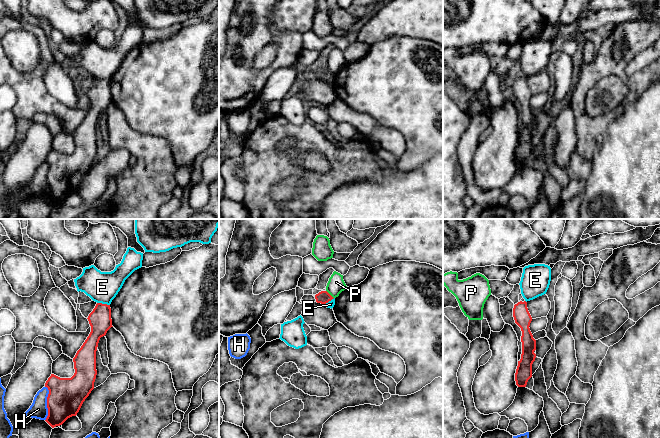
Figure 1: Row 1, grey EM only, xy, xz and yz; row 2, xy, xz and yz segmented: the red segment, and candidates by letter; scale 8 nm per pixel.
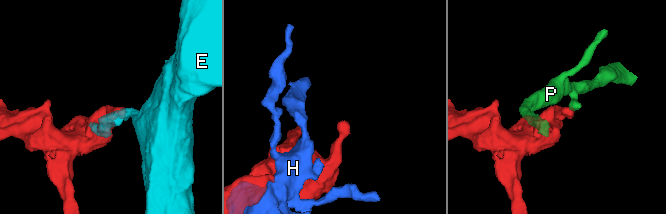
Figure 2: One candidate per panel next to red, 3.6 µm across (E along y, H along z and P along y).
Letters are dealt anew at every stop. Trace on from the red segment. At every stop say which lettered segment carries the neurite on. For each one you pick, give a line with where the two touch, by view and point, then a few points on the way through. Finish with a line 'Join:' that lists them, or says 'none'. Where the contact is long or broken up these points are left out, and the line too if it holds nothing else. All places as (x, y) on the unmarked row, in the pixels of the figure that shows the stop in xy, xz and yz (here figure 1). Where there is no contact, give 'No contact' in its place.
Join: none

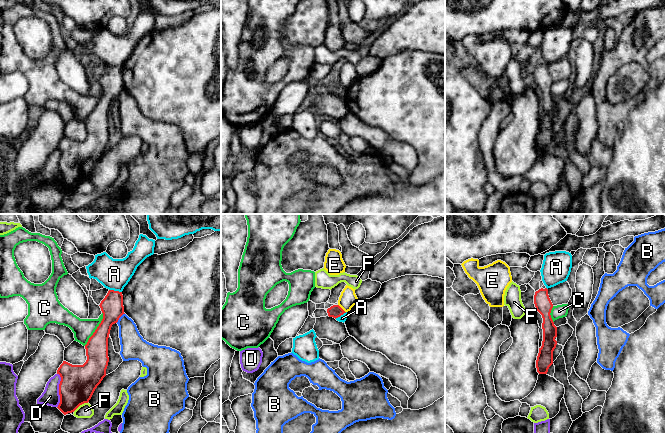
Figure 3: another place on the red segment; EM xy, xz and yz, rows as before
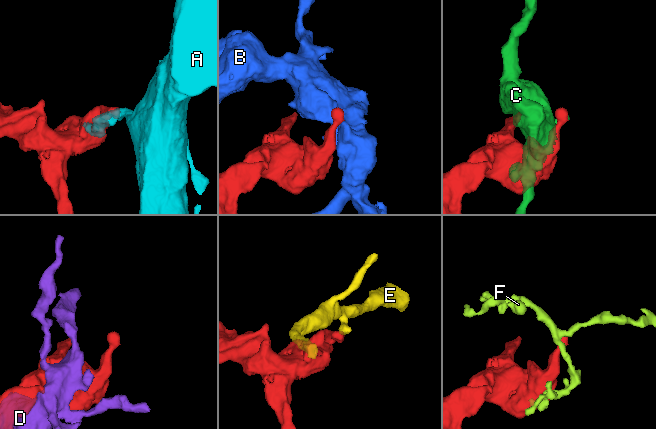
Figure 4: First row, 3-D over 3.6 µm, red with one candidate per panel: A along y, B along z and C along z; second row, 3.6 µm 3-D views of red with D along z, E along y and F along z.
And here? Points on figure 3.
Join: none

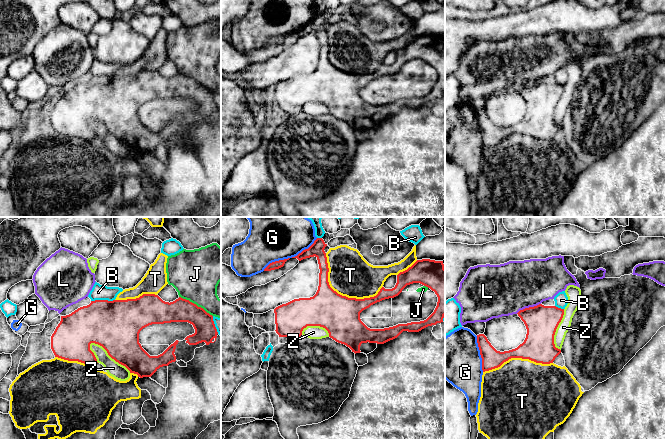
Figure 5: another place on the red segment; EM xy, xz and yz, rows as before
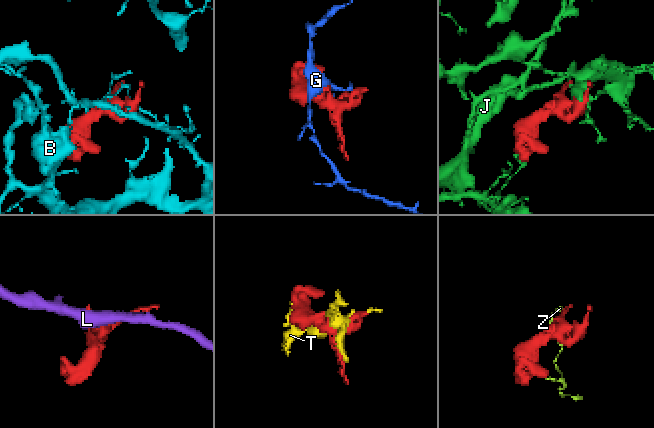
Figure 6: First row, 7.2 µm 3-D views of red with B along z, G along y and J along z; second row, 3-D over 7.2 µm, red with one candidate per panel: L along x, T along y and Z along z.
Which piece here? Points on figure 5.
Join: none

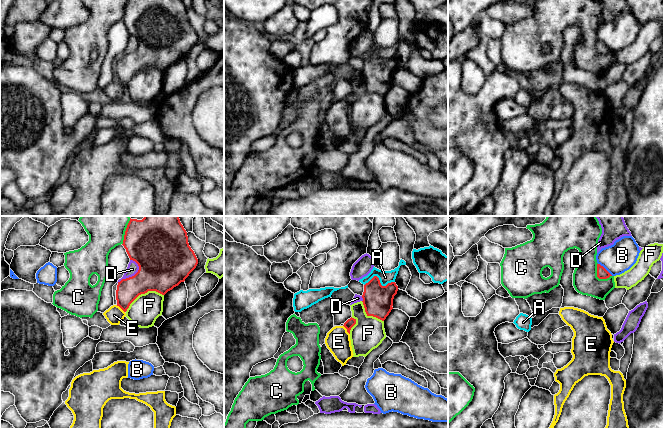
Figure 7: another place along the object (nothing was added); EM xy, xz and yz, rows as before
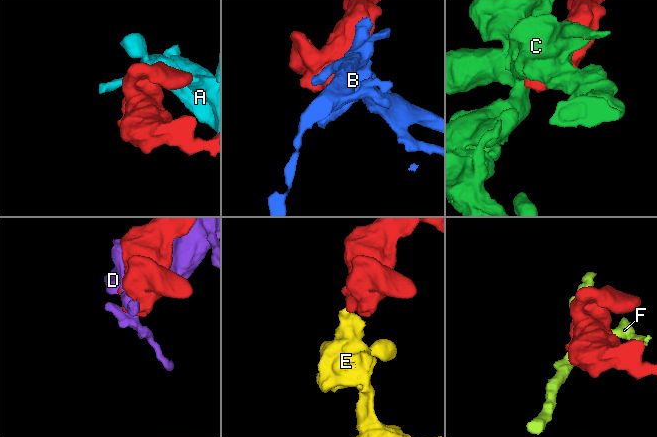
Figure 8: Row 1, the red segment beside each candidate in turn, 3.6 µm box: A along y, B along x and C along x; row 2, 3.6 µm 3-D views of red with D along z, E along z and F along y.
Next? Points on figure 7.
E: Touches red at xz (347, 106). Path across: xz (351, 98), (347, 106), (338, 117)
Join: E

